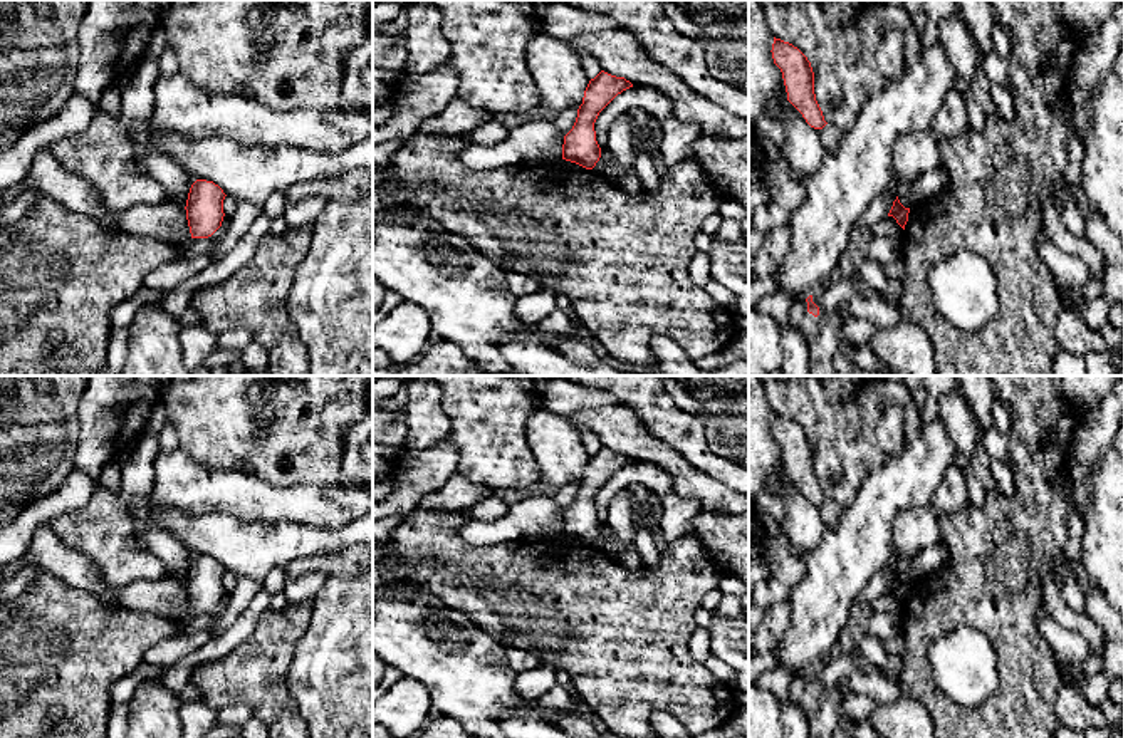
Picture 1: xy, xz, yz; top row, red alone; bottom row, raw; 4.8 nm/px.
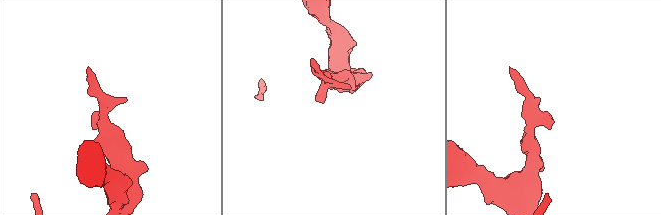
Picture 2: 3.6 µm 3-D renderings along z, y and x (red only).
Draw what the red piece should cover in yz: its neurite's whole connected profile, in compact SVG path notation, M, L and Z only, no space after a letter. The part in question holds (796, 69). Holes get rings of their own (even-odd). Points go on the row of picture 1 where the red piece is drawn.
M774 37L774 64L781 69L787 101L802 114L806 122L814 129L823 129L823 111L814 94L814 72L807 57L792 44Z

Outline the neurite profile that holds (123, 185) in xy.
M97 111L84 133L54 141L47 149L65 171L92 184L111 215L139 203L173 201L159 181L139 171L131 136L118 117Z

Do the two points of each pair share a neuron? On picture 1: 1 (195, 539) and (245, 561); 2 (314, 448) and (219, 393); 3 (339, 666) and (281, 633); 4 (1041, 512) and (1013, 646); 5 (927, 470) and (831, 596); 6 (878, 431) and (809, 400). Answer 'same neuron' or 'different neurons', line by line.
1: same neuron
2: same neuron
3: different neurons
4: same neuron
5: same neuron
6: same neuron

